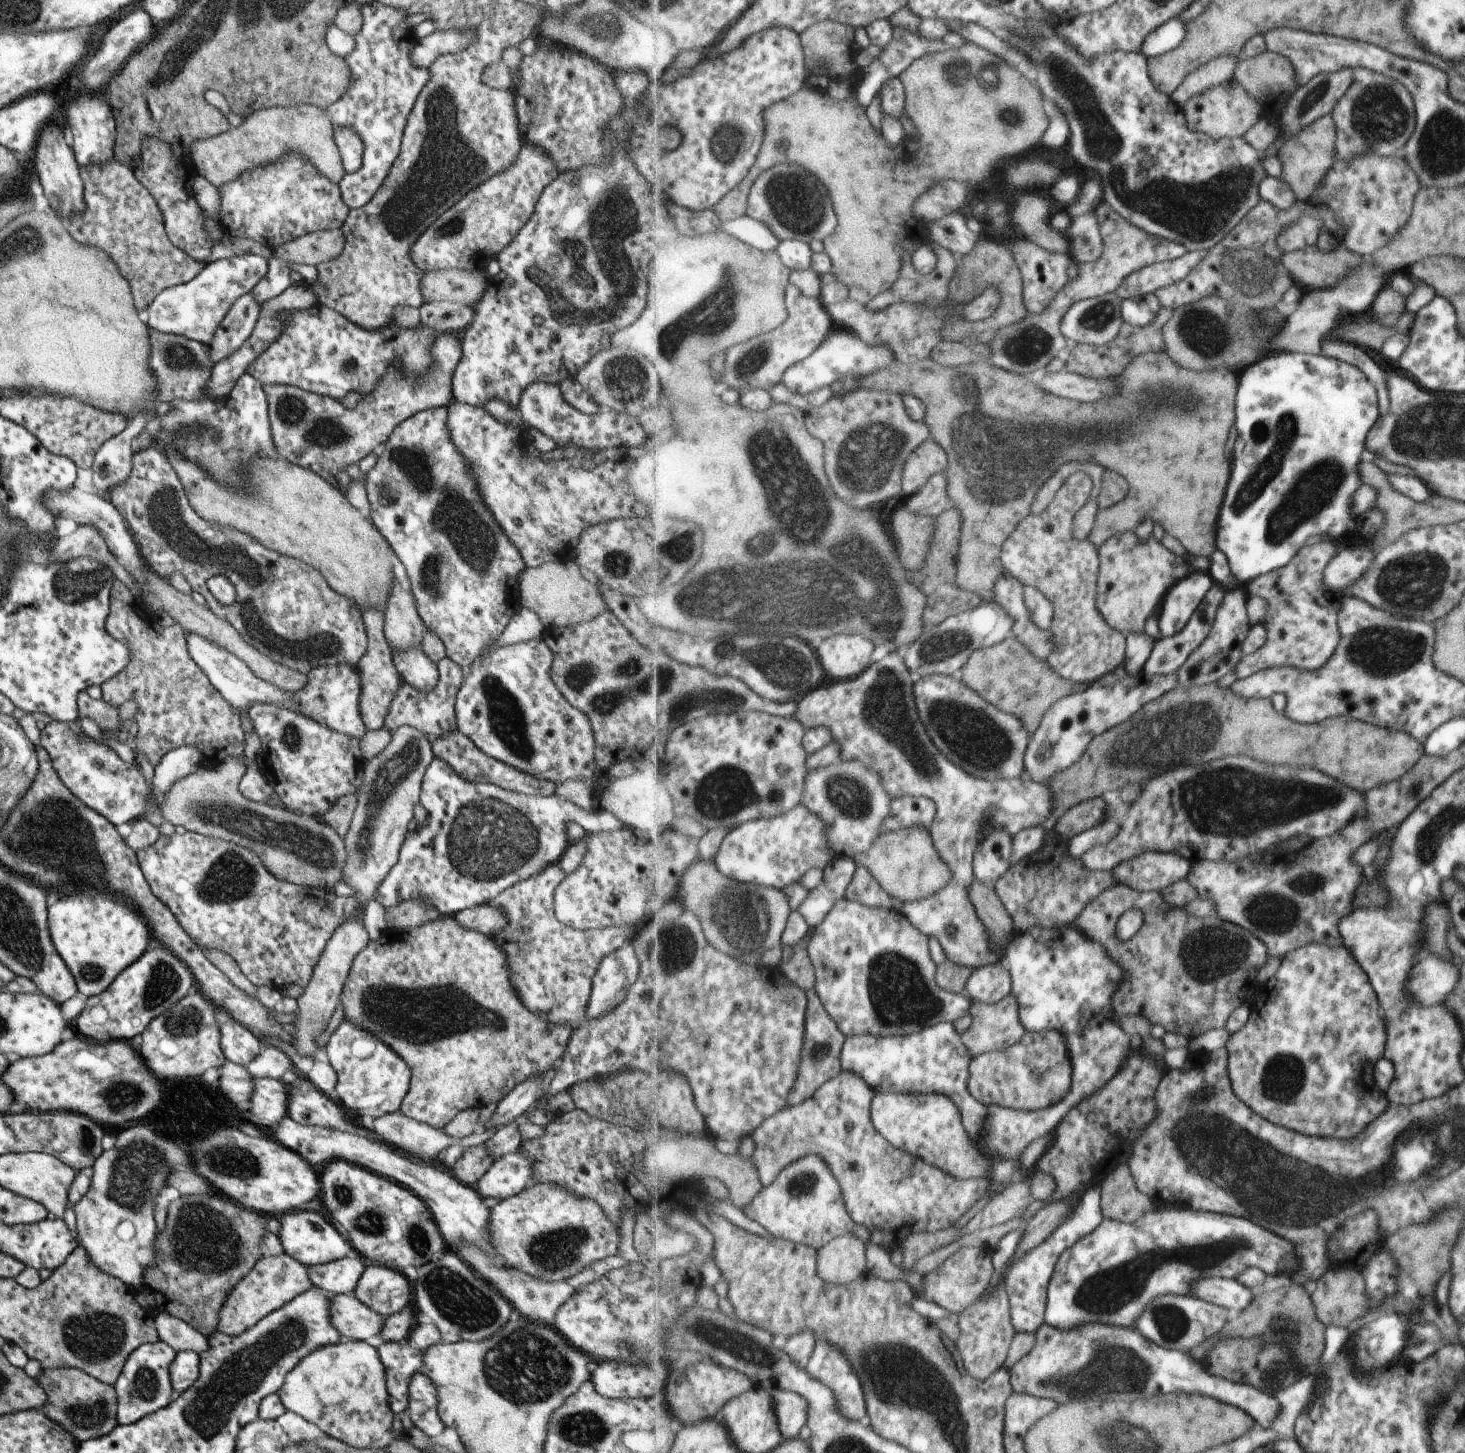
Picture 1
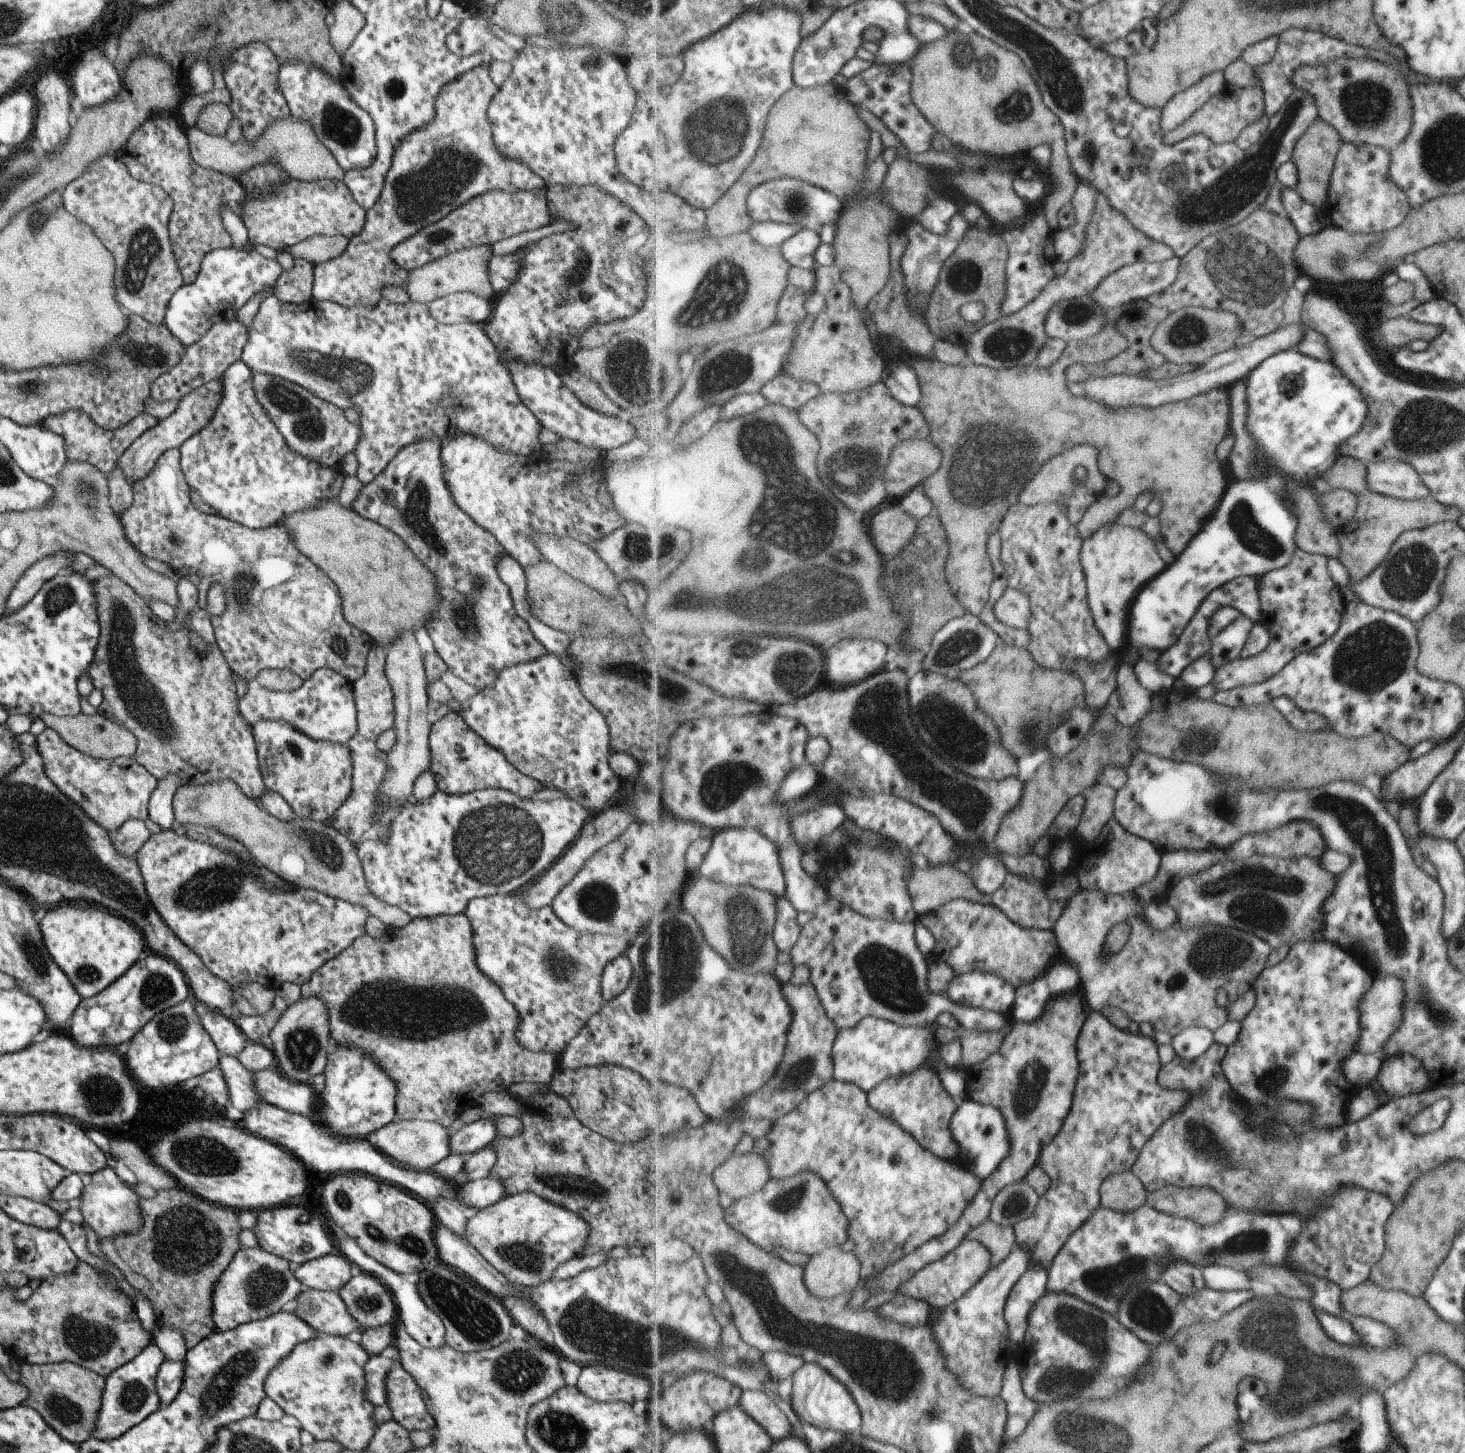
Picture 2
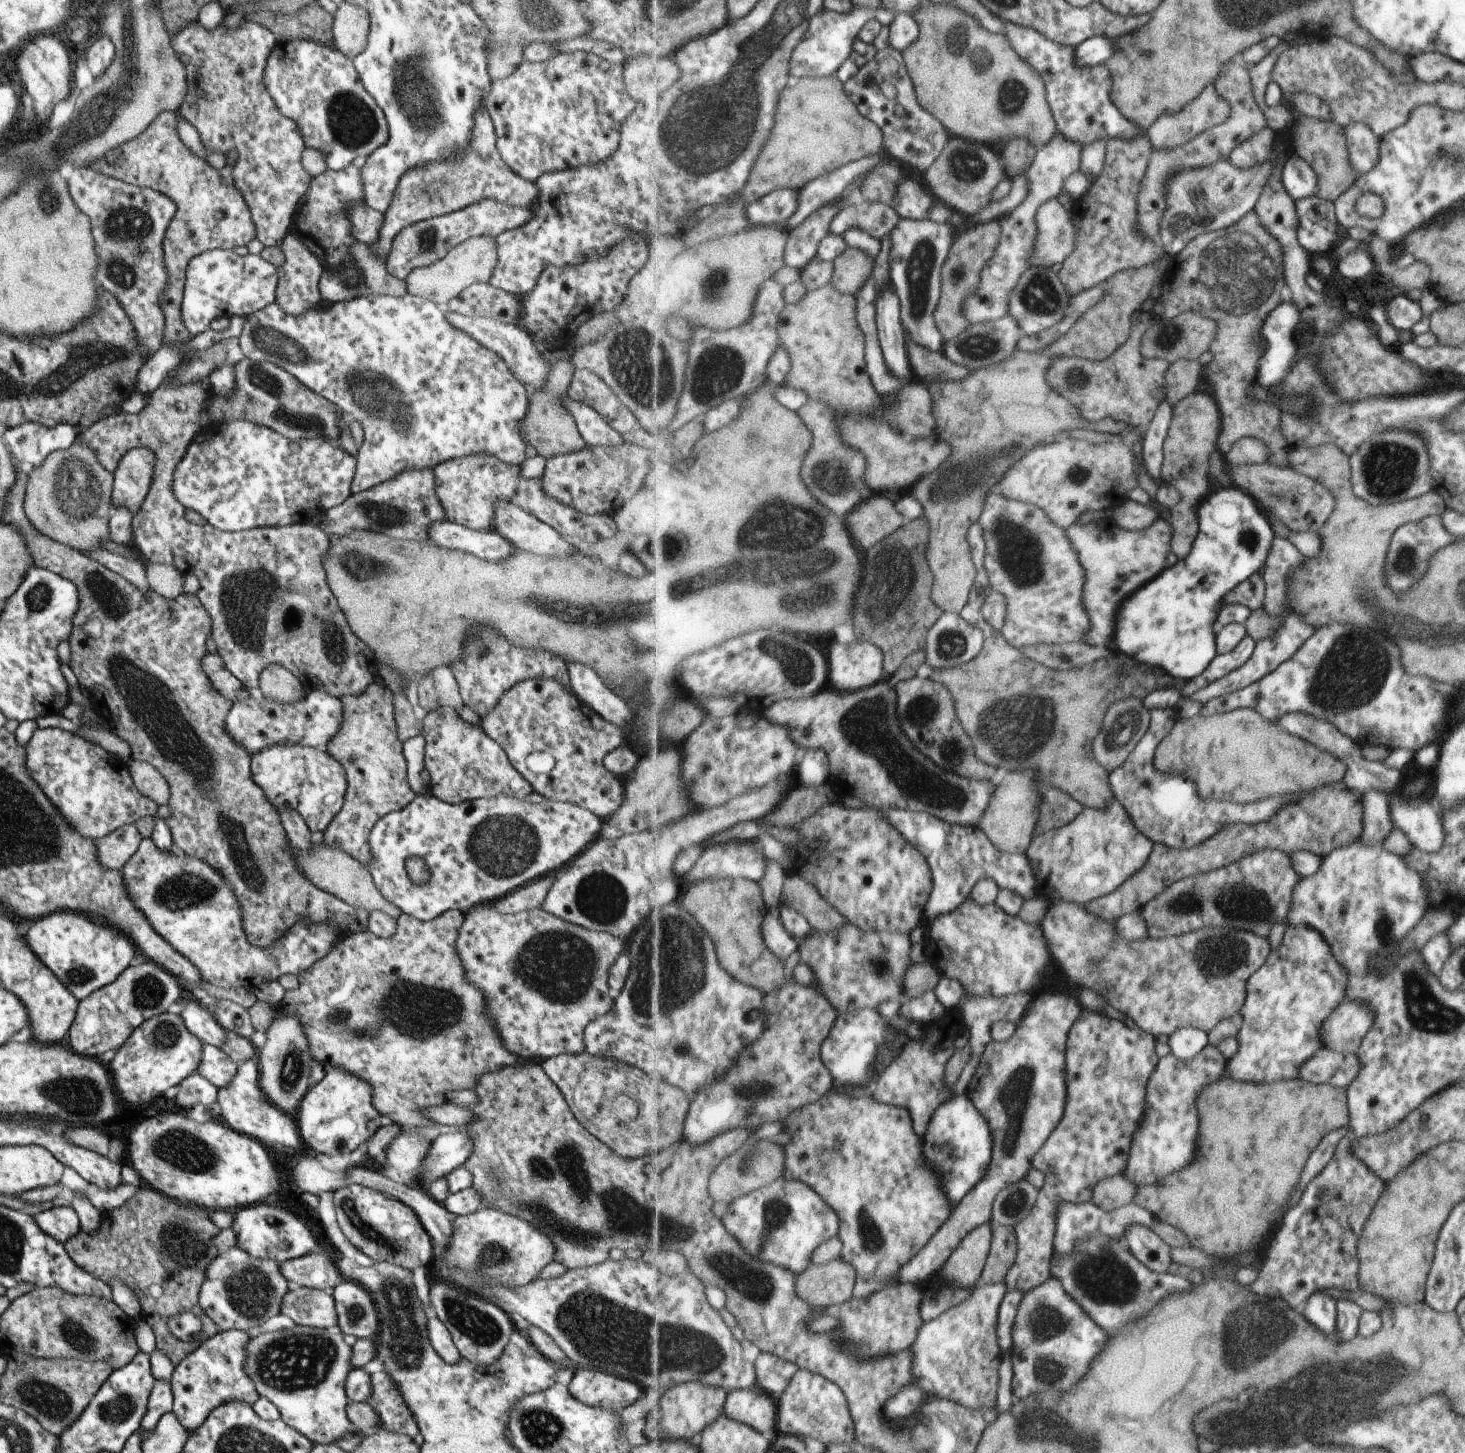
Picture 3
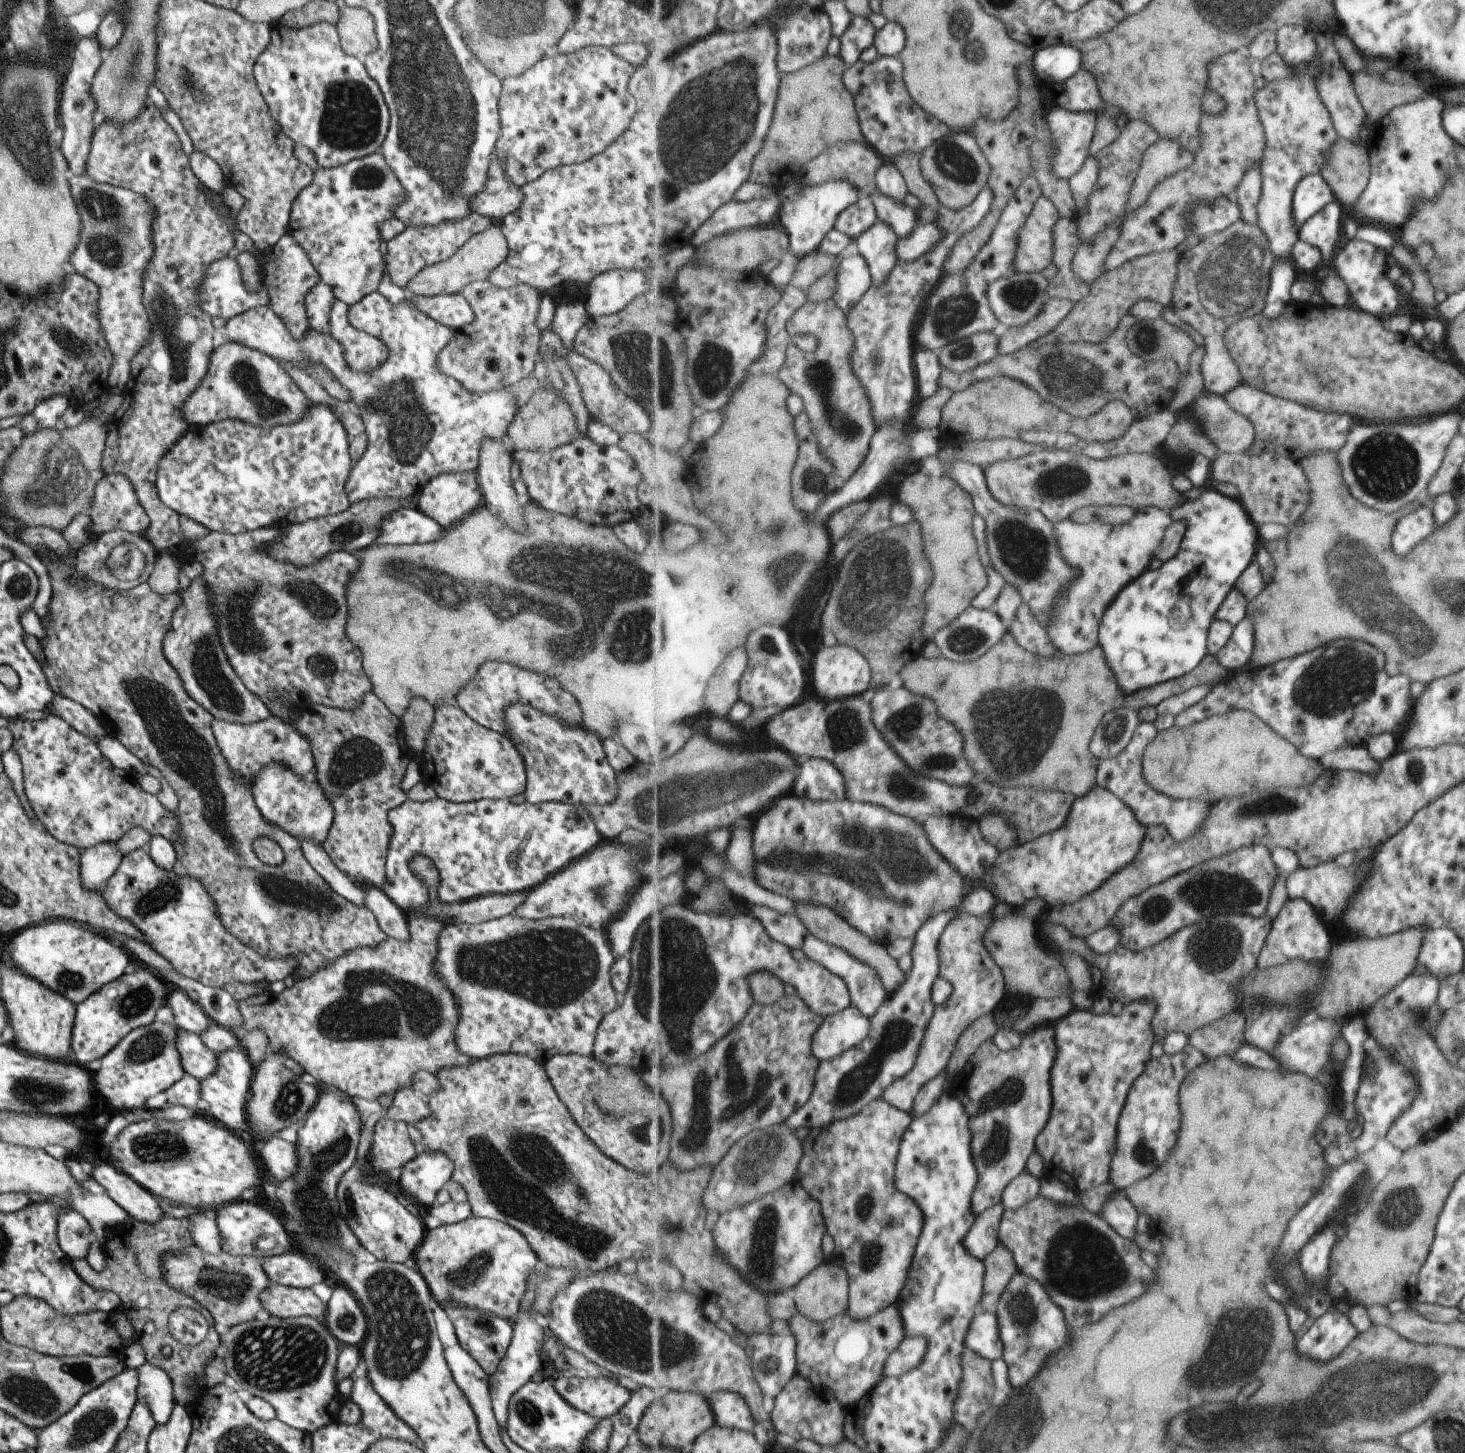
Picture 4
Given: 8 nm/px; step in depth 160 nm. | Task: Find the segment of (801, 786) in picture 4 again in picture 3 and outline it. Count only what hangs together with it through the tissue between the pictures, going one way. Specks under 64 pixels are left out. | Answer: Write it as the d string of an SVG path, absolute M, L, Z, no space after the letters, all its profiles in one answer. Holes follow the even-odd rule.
M807 749L797 766L796 776L803 787L818 787L829 784L830 758L823 749Z

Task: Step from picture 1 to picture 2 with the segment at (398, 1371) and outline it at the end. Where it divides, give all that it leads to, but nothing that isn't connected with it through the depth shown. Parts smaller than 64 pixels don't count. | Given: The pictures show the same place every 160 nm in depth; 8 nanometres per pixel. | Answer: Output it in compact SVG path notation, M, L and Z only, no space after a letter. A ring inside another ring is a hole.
M371 1355L363 1365L364 1392L368 1403L374 1407L387 1404L385 1378L391 1361L389 1358L383 1358L380 1355Z

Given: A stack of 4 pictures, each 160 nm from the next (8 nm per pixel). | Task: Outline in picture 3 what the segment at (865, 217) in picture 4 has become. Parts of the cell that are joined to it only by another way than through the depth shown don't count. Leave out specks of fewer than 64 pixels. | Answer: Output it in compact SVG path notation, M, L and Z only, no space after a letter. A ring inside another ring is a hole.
M864 200L859 204L846 203L833 219L831 230L845 235L858 227L877 240L885 239L898 226L900 214L891 204Z

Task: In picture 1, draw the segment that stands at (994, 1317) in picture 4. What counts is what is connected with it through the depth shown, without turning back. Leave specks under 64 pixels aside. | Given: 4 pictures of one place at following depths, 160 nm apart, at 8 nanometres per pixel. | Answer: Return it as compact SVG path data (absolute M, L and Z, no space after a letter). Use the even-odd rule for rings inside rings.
M1095 1184L1085 1190L1080 1198L1079 1206L1075 1206L1067 1217L1067 1222L1061 1224L1047 1238L1046 1242L1035 1246L1031 1252L1027 1252L1021 1260L1009 1265L1009 1272L1005 1274L1005 1290L1010 1297L1011 1313L1013 1314L1013 1325L1017 1333L1025 1332L1036 1334L1046 1323L1046 1309L1050 1295L1050 1283L1054 1278L1055 1268L1058 1267L1062 1254L1078 1243L1090 1232L1095 1232L1099 1223L1104 1218L1101 1211L1101 1185Z

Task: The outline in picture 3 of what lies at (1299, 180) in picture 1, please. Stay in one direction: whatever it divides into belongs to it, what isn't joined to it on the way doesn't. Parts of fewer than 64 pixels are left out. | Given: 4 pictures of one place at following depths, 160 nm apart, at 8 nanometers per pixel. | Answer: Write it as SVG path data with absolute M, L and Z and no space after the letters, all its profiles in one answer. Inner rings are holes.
M1301 117L1294 126L1293 136L1297 155L1305 159L1315 169L1317 188L1314 196L1333 202L1345 194L1357 178L1350 165L1343 128L1332 120L1321 121L1311 117Z

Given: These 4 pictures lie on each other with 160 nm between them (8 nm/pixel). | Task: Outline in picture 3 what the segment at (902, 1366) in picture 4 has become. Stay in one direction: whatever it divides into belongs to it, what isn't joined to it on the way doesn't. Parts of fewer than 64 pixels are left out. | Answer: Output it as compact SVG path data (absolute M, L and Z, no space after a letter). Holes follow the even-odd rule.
M1005 1281L979 1284L963 1304L921 1327L912 1346L913 1374L937 1397L955 1401L973 1410L998 1406L999 1369L1003 1357L998 1343L998 1314L1007 1292Z

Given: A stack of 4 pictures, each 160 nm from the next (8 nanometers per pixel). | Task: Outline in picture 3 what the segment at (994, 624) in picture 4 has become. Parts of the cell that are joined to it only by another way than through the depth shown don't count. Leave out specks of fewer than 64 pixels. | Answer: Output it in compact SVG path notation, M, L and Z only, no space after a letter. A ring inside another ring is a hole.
M943 613L927 633L925 660L940 669L970 663L983 652L986 637L982 628L966 621L960 613Z

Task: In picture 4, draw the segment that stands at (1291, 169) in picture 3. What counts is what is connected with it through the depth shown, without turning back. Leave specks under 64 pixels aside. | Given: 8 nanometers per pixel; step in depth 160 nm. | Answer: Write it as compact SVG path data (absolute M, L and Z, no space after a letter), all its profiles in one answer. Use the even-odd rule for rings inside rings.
M1317 173L1305 176L1294 193L1295 220L1298 221L1299 231L1301 231L1301 226L1303 226L1311 216L1315 216L1315 214L1319 212L1325 204L1329 204L1329 202L1334 202L1333 194L1331 194L1331 190L1329 190L1327 184L1321 179L1321 176Z

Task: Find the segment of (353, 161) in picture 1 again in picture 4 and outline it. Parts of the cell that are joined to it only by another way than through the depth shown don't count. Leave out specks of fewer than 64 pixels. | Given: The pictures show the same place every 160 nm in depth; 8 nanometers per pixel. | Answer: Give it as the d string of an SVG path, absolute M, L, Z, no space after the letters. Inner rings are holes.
M275 22L270 34L269 44L257 56L252 74L271 118L279 124L279 131L294 144L311 150L321 169L337 168L378 151L388 130L387 106L377 84L367 76L362 60L340 48L335 26L317 22L299 30L291 30Z

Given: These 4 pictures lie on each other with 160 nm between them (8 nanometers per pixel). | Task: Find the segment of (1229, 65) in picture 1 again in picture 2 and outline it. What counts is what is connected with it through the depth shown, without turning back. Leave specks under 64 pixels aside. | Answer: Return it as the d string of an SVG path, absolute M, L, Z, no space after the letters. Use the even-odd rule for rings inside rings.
M1214 72L1204 76L1198 83L1195 80L1192 87L1175 95L1162 108L1162 131L1164 136L1181 126L1188 118L1191 118L1213 96L1219 94L1226 83L1224 72Z

